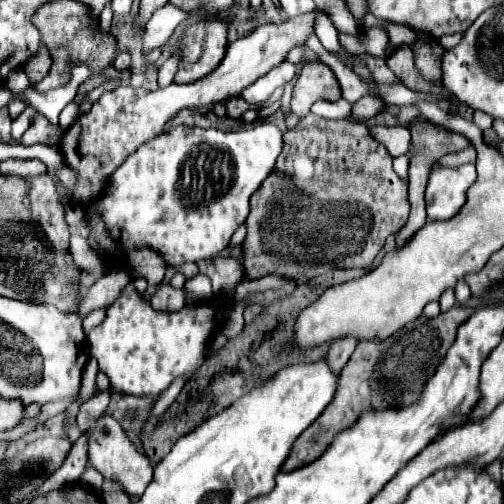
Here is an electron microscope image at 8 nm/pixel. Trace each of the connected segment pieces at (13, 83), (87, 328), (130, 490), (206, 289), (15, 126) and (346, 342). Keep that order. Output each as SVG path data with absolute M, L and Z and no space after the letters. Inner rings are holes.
M14 69L14 71L8 75L6 85L8 85L12 91L24 91L26 87L32 87L30 81L28 81L28 77L24 75L22 69Z
M96 309L96 311L92 311L92 313L84 319L84 333L90 333L96 325L100 325L104 317L106 317L104 309Z
M106 413L100 419L96 419L92 423L92 427L90 427L88 461L108 481L116 481L118 485L122 485L122 489L130 497L140 497L146 491L146 487L150 485L150 481L152 481L152 463L150 463L150 459L136 449L136 445L124 433L122 425L116 419L112 419L110 415L106 415Z
M202 273L194 275L192 279L188 279L186 285L184 285L184 289L190 291L190 293L192 293L194 297L198 297L198 299L208 299L208 297L212 297L210 279L208 279L206 275L202 275Z
M26 107L14 121L12 121L12 141L16 143L16 141L20 141L20 137L22 137L22 133L30 127L30 123L32 123L32 119L36 117L36 109L34 107Z
M338 339L330 345L328 353L324 355L324 363L332 369L334 375L338 375L354 349L356 349L356 339Z

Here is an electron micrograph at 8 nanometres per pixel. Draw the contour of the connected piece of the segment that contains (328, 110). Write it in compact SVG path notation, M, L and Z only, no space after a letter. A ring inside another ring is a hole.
M340 99L336 103L332 103L332 101L316 101L312 105L312 113L320 115L324 119L344 119L344 117L348 117L352 113L352 107L354 105L350 101L346 101L346 99Z

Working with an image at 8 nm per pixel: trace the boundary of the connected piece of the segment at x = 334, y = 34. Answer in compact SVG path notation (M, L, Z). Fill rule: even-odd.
M327 16L317 18L314 32L329 53L344 53L344 49L340 47L338 31Z

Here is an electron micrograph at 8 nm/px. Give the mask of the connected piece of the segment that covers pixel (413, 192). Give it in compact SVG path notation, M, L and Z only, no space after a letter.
M422 123L422 125L416 125L410 129L412 131L412 143L416 145L416 155L410 159L410 205L412 205L412 211L410 211L410 217L408 217L408 223L400 229L398 233L398 239L396 239L396 245L404 245L408 241L408 237L412 237L424 223L426 223L426 209L424 209L424 191L426 191L426 183L428 183L428 175L430 175L430 169L432 165L446 153L454 153L454 151L462 151L466 149L468 145L472 145L464 135L460 133L454 133L454 131L448 131L440 125L434 125L434 123Z

